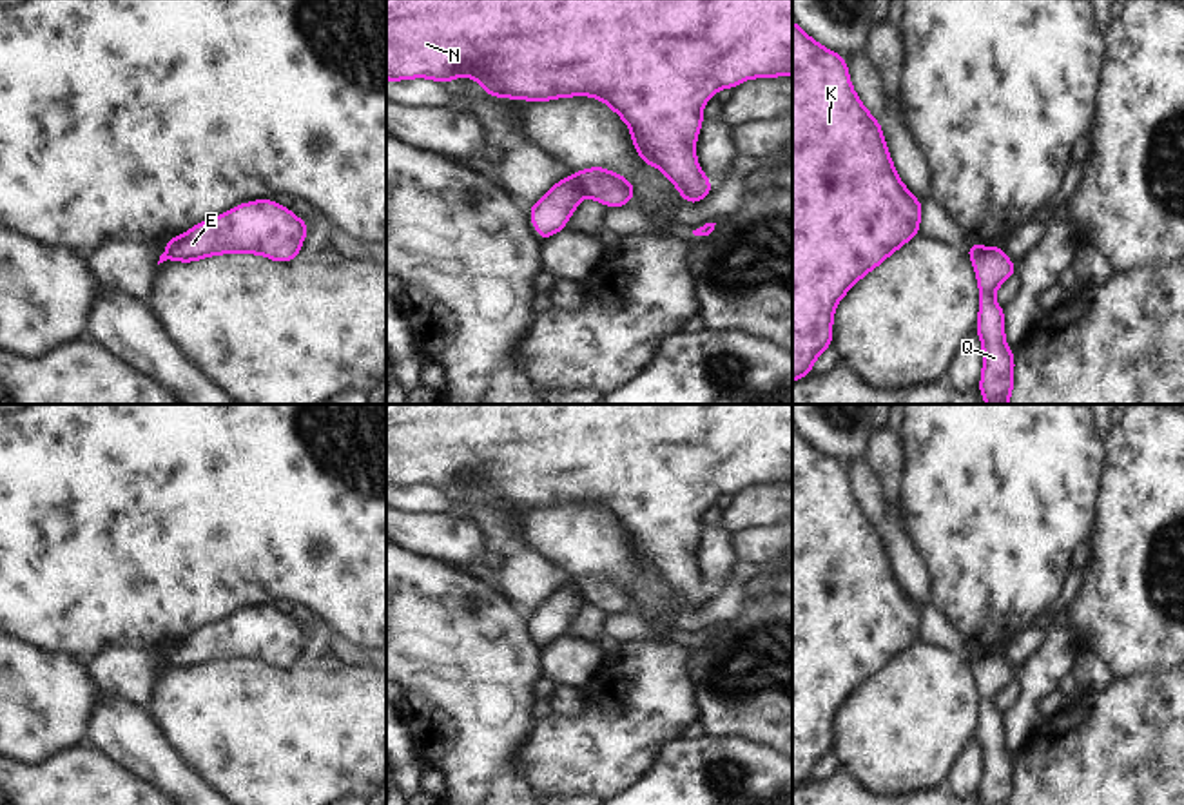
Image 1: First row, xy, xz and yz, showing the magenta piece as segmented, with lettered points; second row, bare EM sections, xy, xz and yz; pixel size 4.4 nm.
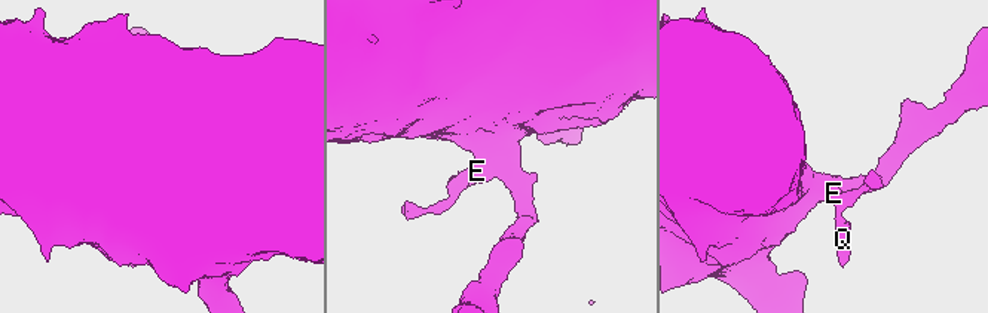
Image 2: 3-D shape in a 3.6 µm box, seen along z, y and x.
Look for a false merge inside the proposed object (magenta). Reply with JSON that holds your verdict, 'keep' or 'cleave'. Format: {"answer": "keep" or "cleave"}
{"answer": "cleave"}

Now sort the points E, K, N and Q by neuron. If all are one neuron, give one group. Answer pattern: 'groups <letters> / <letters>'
groups E K N / Q

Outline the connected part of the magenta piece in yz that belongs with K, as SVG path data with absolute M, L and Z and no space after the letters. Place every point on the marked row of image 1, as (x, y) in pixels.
M792 20L792 383L809 375L818 355L832 346L832 317L839 299L870 270L890 254L919 234L923 203L901 183L883 140L883 129L865 109L852 89L847 62L841 54L814 42Z

